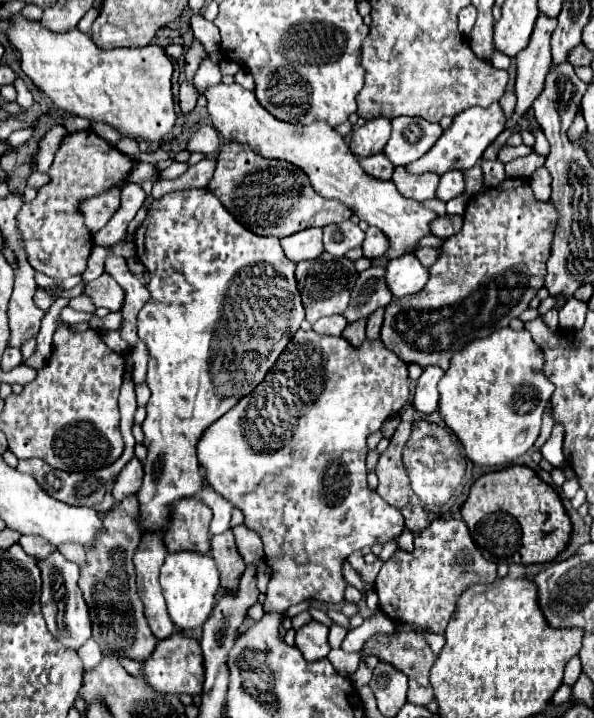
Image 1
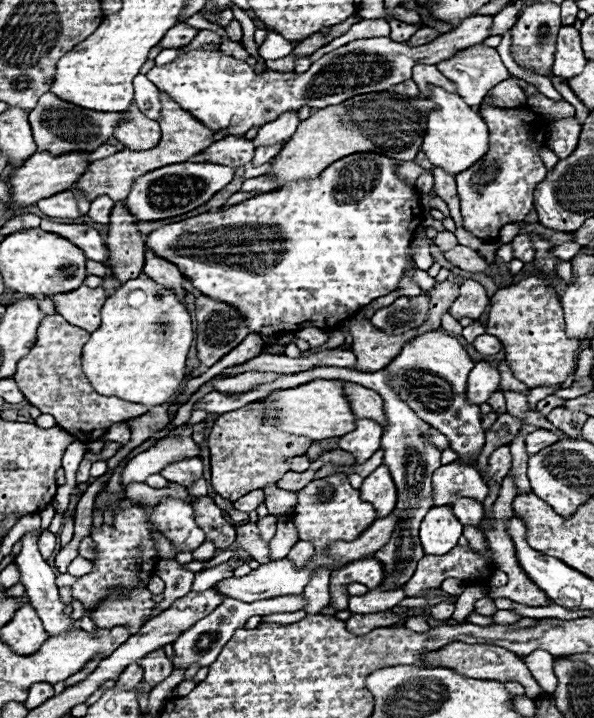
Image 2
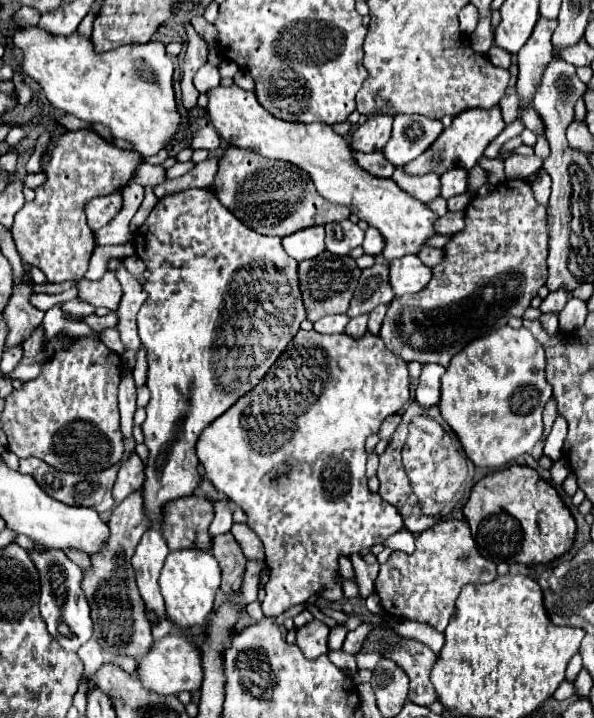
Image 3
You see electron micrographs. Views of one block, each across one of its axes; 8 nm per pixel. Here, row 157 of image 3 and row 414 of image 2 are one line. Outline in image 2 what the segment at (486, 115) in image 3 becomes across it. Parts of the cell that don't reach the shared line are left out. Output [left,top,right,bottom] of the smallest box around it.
[386,330,484,456]

